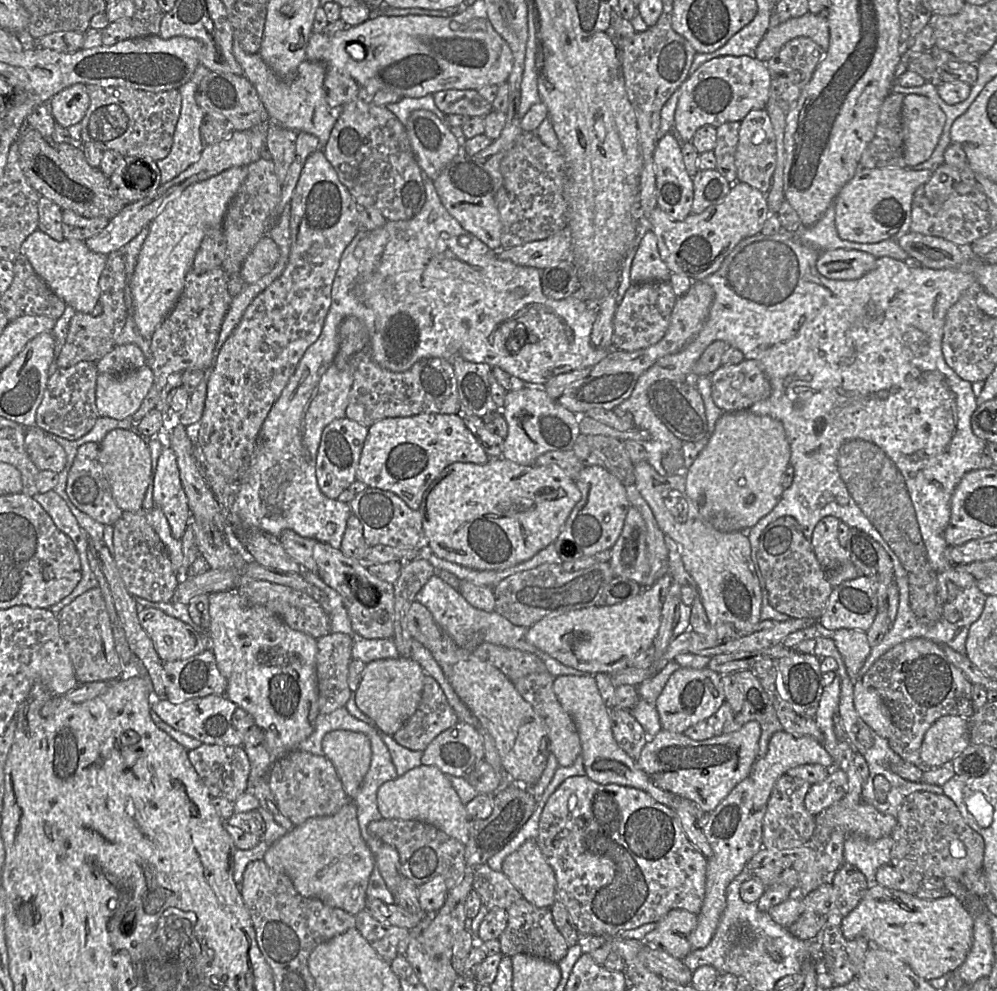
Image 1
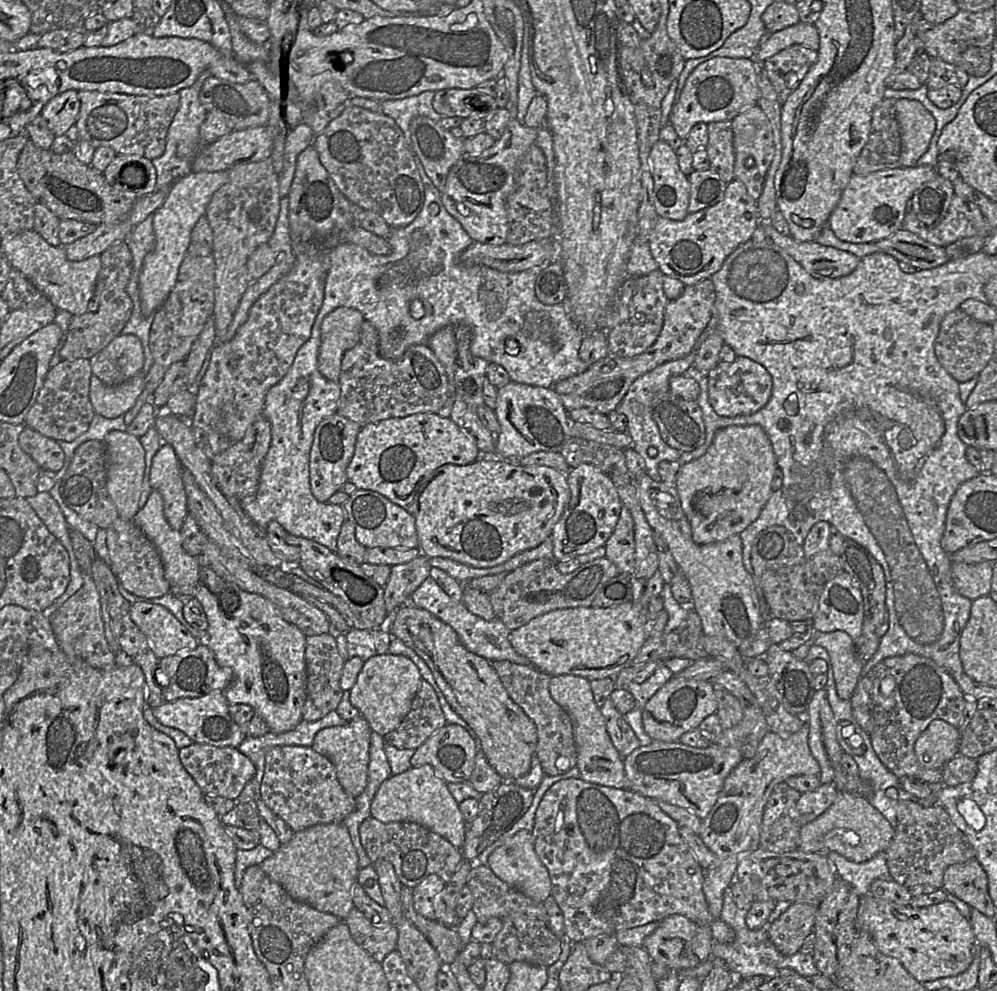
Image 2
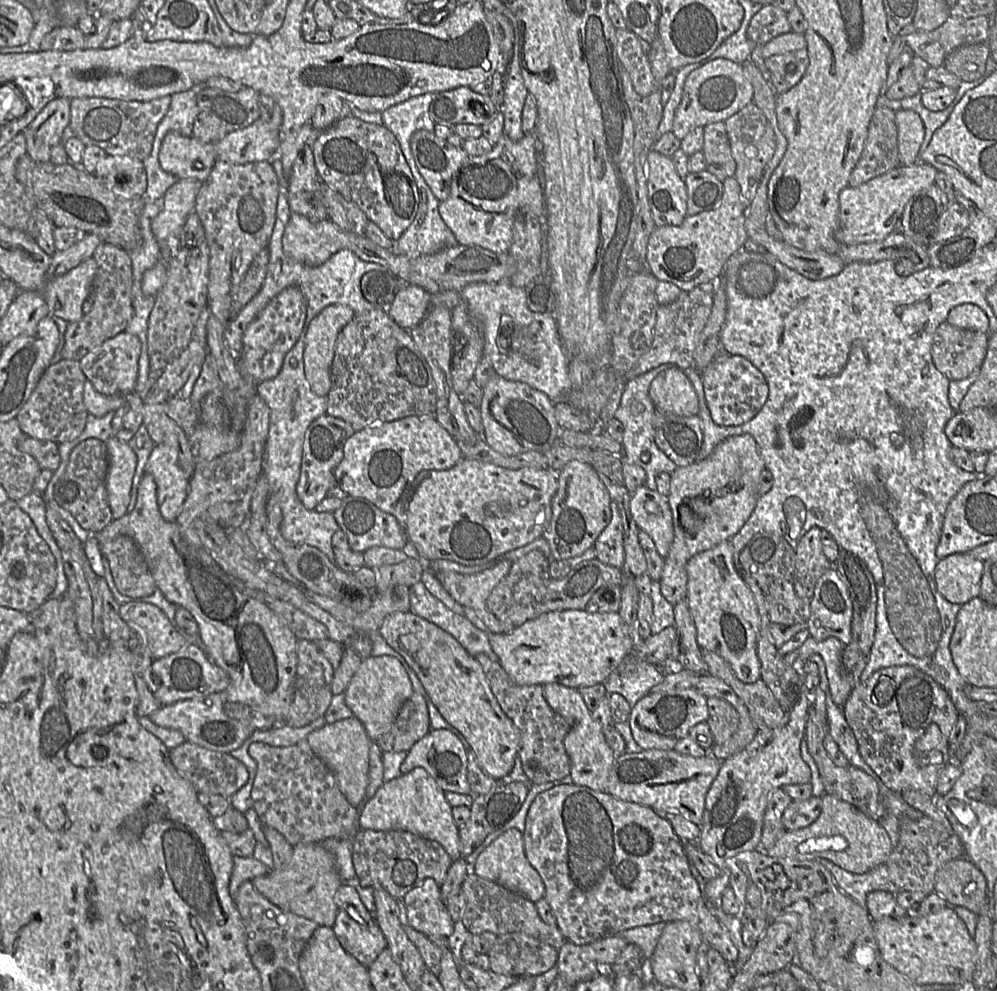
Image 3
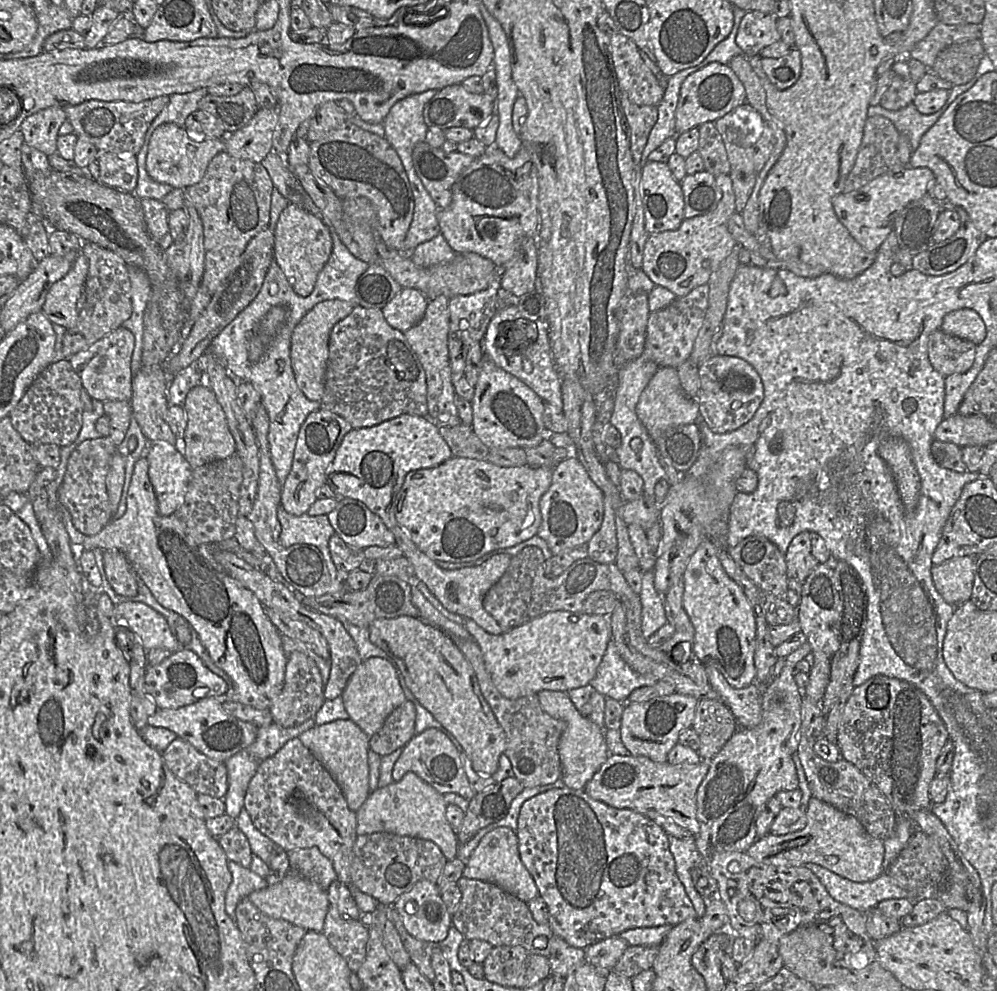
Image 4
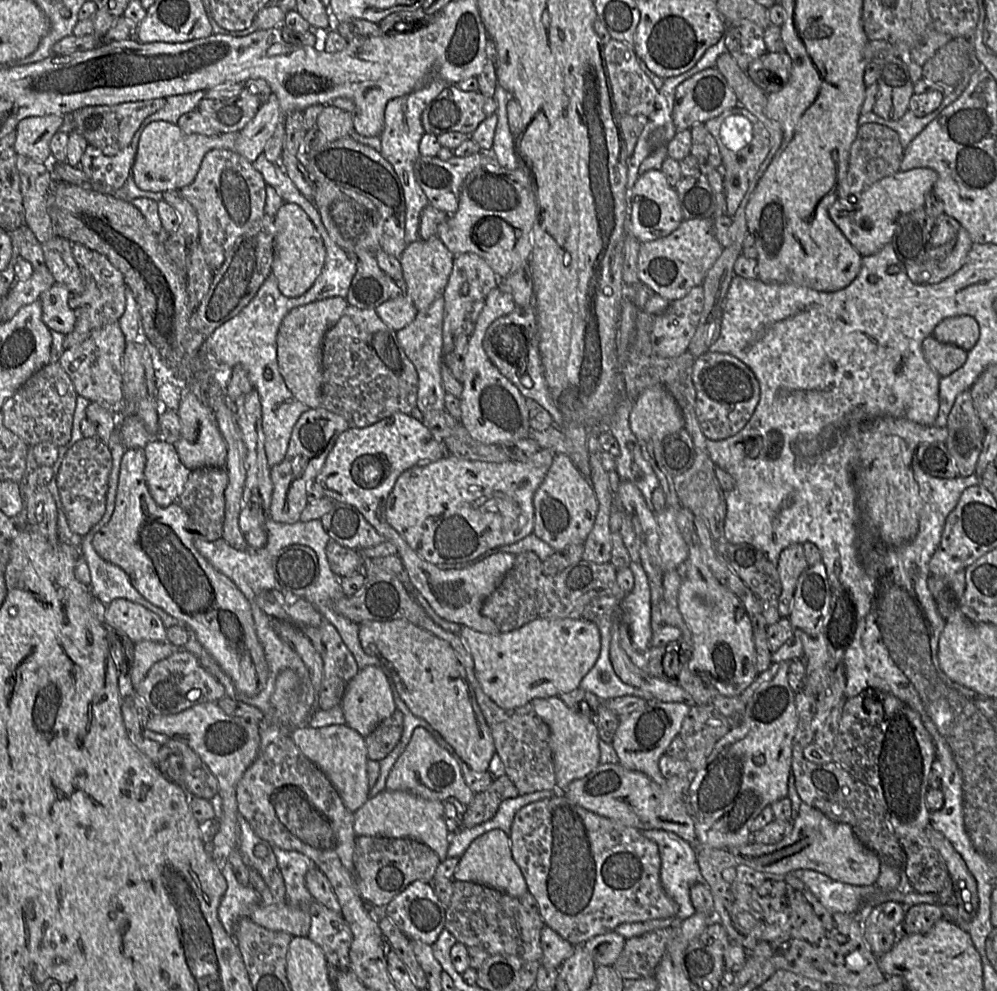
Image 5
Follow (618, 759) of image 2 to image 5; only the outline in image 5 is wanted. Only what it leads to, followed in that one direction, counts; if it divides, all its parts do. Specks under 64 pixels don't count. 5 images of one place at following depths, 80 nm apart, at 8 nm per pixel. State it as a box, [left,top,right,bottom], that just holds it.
[531,696,600,791]

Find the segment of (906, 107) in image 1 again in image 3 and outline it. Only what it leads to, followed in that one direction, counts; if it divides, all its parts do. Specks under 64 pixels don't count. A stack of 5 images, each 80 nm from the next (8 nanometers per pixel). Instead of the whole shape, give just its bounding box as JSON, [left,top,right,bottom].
[895,109,925,166]

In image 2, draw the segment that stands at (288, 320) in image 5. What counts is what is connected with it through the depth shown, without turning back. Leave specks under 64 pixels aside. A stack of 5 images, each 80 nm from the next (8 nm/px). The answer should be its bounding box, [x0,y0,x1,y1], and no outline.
[318,307,362,381]

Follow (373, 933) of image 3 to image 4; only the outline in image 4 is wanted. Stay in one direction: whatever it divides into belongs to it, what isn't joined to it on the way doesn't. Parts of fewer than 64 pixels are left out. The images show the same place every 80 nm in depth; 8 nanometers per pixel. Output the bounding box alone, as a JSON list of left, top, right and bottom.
[322,906,370,972]

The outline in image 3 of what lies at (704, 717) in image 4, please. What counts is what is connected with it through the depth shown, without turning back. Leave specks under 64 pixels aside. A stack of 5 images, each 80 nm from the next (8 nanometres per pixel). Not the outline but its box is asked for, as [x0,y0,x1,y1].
[707,698,739,745]

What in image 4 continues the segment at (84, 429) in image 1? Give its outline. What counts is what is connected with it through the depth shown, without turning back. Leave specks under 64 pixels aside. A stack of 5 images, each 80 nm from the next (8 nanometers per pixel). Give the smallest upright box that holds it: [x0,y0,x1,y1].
[9,360,83,447]

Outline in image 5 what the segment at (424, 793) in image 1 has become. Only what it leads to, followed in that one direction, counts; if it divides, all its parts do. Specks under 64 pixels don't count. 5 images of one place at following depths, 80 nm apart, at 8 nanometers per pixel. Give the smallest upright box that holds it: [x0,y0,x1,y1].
[354,790,449,858]

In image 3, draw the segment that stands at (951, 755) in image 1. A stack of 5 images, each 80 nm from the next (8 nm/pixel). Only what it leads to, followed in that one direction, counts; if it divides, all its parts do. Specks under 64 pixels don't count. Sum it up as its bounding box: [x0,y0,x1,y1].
[914,723,949,765]

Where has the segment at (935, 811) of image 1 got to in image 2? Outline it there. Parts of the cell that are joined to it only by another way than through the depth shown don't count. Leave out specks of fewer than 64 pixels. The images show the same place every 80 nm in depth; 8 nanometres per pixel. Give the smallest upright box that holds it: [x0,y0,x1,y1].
[886,801,975,889]

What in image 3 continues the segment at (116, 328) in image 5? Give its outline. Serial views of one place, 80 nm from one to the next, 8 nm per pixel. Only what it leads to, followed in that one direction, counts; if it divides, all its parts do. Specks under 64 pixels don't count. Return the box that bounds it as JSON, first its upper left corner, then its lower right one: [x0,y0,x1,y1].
[79,331,140,396]

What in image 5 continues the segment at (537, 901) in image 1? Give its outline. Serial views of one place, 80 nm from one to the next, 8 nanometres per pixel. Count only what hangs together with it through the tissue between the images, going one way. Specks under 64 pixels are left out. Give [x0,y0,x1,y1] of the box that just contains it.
[453,829,528,898]

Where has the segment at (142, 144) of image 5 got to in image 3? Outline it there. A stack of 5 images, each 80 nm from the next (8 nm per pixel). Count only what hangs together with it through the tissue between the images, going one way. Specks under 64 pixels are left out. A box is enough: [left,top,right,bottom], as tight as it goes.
[158,132,217,182]

